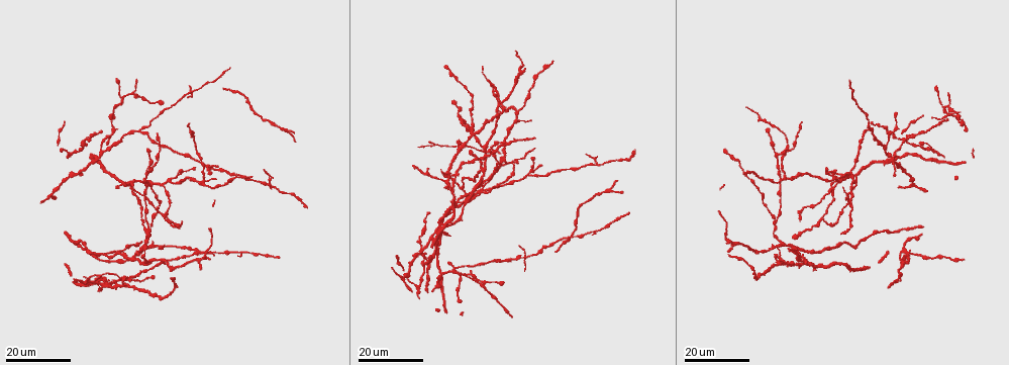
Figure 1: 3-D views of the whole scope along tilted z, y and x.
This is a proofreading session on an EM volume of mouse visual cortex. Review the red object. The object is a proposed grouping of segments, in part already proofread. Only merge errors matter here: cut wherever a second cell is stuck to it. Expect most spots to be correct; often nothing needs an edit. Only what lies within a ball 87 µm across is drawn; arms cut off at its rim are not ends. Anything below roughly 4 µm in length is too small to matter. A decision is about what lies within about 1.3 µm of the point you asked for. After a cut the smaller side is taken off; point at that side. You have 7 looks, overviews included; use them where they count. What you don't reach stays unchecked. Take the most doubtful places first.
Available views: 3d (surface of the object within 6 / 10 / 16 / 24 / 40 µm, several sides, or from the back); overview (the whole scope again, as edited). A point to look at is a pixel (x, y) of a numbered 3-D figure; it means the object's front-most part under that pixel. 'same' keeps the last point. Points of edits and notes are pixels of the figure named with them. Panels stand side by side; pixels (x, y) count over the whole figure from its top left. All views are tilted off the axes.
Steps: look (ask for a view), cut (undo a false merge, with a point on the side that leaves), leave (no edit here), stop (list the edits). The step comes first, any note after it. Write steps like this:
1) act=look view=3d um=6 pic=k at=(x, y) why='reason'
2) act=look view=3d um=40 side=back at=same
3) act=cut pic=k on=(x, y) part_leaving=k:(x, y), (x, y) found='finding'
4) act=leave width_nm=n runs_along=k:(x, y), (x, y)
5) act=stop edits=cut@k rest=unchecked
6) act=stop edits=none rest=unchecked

act=look view=3d um=16 pic=1 at=(597, 161) why='three-way junction'

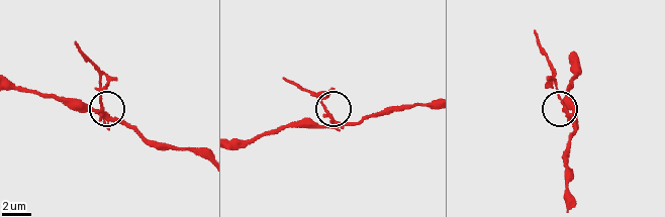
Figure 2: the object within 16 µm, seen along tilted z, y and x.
act=look view=3d um=6 pic=2 at=(102, 111) why='zoom in'

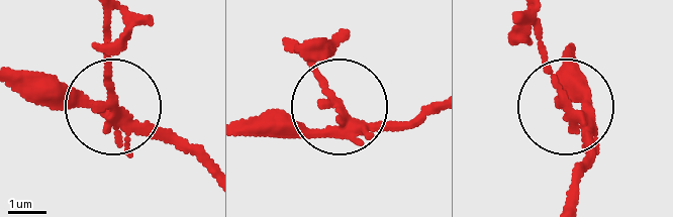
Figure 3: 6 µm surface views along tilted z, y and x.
act=look view=3d um=6 side=back pic=3 at=(343, 110) why='other side'

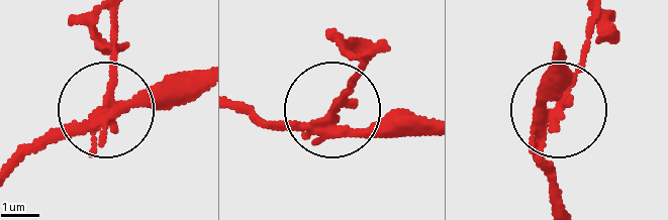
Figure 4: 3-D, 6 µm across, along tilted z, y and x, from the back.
act=cut pic=4 on=(116, 84) width_nm=240 part_leaving=4:(96, 115), (110, 85), (115, 14) found='two cells meet here'

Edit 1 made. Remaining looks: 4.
act=look view=3d um=24 pic=1 at=(139, 131) why='arms part here'

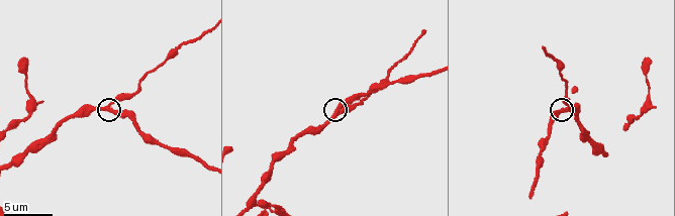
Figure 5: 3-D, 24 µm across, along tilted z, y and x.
act=look view=3d um=10 pic=5 at=(336, 115)

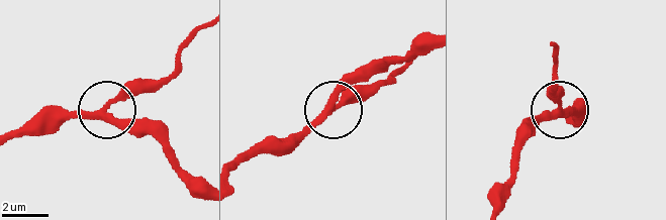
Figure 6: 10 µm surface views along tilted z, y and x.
act=leave runs_along=6:(12, 138), (98, 115), (145, 80) found='one cell here'

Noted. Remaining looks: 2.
act=look view=3d um=24 pic=1 at=(171, 182) why='a fork'

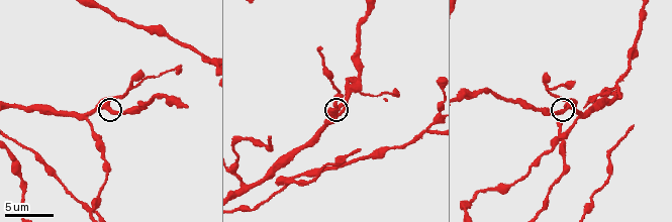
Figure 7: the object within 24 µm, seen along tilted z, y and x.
act=look view=3d um=10 pic=7 at=(106, 103)

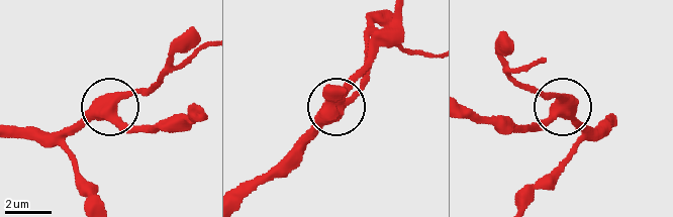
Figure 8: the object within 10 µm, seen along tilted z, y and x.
act=leave arms=3 runs_along=8:(241, 193), (293, 164), (370, 70) found='one cell here'

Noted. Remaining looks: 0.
act=stop edits=cut@4 rest=unchecked

